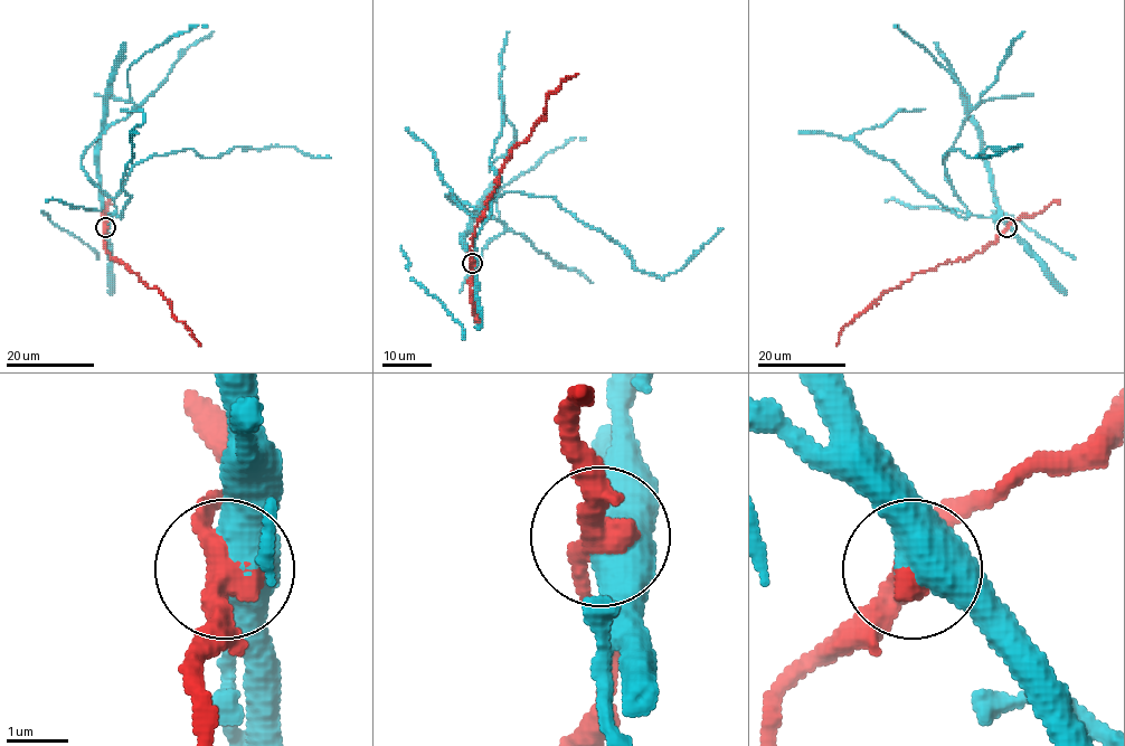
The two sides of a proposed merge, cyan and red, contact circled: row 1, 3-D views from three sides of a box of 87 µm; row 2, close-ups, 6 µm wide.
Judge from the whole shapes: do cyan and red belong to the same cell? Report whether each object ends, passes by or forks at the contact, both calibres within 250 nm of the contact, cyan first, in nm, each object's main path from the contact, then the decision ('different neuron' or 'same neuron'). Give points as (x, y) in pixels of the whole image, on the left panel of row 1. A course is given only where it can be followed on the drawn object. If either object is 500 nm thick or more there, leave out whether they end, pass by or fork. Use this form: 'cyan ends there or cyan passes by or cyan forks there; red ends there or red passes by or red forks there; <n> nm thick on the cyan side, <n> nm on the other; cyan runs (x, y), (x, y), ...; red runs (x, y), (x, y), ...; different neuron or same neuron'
500 nm thick on the cyan side, 440 nm on the other; cyan runs (105, 227), (129, 170), (153, 156), (191, 149), (211, 158), (235, 147), (292, 145), (313, 157), (330, 157); red runs (105, 227), (105, 249), (149, 287), (159, 291), (169, 302), (171, 314), (201, 346); different neuron

